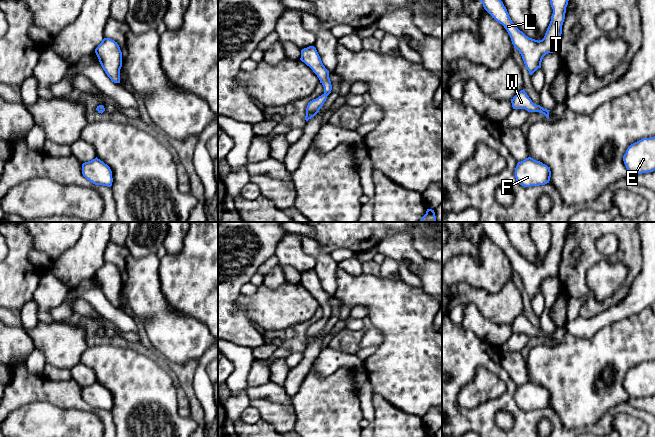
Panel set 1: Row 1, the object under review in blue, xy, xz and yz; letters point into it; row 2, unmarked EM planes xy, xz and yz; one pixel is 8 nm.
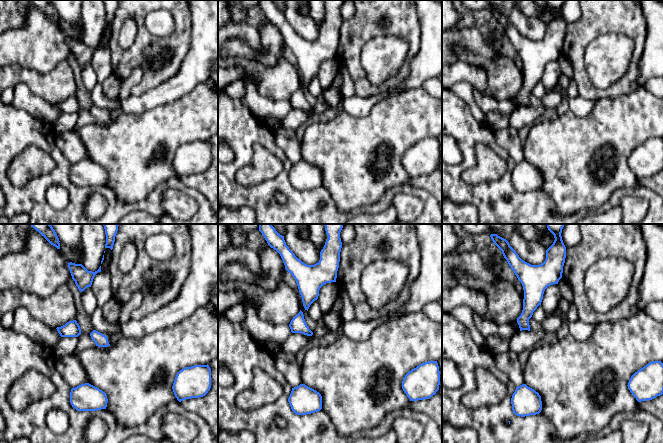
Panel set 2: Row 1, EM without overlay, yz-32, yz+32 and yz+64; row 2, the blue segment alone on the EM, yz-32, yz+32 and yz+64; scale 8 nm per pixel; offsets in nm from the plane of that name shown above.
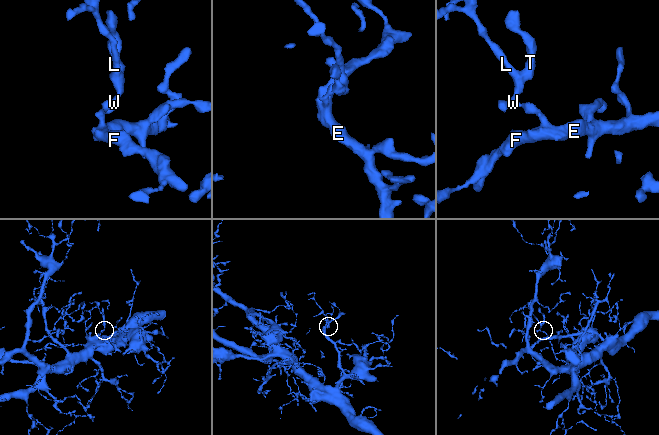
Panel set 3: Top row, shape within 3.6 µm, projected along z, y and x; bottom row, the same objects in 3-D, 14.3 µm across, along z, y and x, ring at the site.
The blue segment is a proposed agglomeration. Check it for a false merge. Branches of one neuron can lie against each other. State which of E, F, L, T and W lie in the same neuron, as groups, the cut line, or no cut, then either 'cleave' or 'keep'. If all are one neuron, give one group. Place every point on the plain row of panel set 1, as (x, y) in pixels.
E F L T W | no cut | keep

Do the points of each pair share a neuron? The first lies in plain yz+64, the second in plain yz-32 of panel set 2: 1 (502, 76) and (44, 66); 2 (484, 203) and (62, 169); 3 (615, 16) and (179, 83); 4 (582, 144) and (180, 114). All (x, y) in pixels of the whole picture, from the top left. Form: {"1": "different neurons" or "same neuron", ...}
{"1": "different neurons", "2": "same neuron", "3": "different neurons", "4": "same neuron"}

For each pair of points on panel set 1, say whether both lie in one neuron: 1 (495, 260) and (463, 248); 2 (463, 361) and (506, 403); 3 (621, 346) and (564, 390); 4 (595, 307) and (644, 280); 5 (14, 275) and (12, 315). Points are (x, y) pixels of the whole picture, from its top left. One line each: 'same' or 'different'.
1: different
2: same
3: same
4: different
5: different

